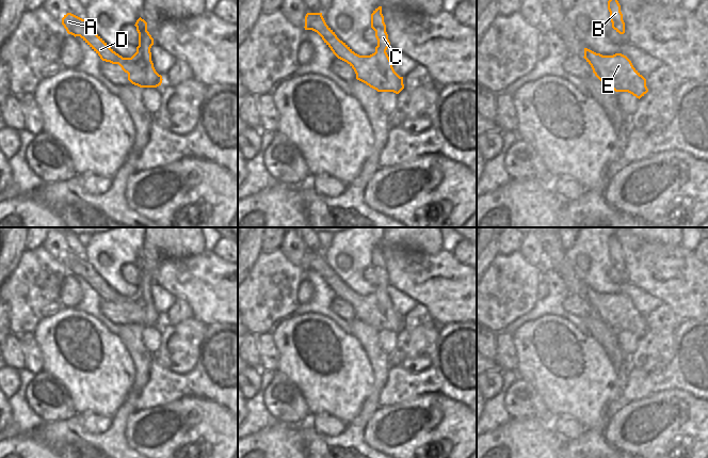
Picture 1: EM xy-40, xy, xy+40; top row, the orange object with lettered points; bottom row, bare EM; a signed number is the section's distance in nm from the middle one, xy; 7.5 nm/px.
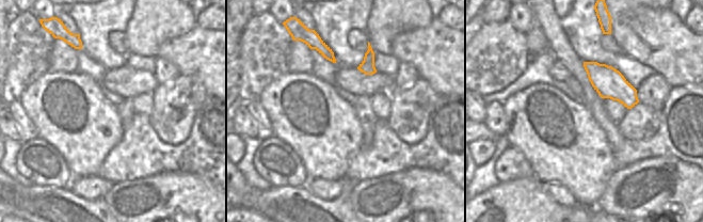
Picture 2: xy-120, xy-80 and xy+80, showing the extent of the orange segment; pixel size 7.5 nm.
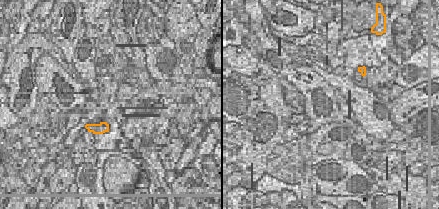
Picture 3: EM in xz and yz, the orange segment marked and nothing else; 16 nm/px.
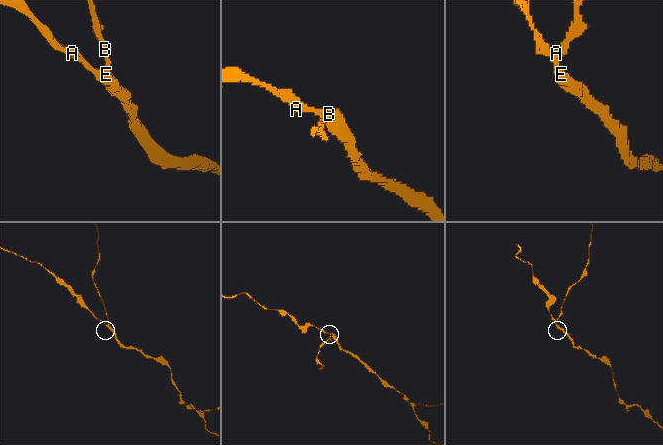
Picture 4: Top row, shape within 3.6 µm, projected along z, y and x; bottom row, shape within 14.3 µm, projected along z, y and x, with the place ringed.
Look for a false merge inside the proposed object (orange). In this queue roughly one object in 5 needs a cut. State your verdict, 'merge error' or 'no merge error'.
no merge error

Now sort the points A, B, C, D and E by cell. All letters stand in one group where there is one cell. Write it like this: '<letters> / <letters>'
A B C D E

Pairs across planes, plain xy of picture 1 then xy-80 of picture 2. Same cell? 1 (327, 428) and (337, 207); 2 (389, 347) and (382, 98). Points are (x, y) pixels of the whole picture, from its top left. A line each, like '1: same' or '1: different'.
1: different
2: same

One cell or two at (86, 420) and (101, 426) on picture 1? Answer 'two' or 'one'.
one

